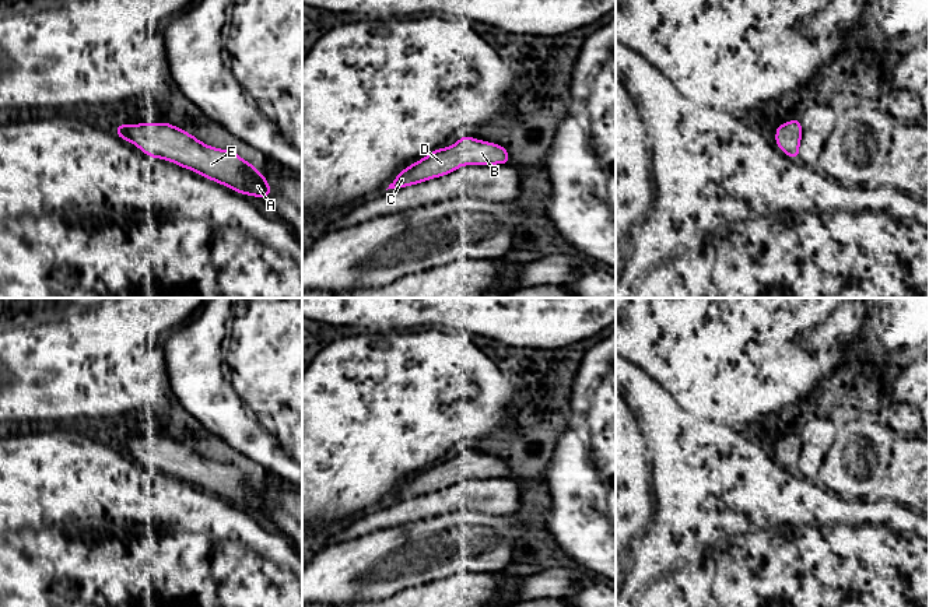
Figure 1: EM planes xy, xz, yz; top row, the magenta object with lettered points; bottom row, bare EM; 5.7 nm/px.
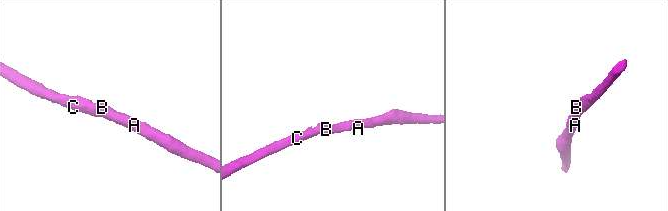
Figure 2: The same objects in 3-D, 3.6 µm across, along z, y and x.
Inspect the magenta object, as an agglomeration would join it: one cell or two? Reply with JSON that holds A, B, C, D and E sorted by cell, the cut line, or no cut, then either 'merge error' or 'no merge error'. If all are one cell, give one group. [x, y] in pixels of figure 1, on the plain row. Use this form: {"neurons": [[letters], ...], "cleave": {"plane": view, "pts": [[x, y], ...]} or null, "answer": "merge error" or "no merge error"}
{"neurons": [["A", "B", "C", "D", "E"]], "cleave": null, "answer": "no merge error"}

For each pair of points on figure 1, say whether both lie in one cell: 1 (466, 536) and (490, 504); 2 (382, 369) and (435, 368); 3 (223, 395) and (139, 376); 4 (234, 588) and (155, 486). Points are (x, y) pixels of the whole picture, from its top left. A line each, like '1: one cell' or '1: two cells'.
1: two cells
2: one cell
3: two cells
4: one cell

